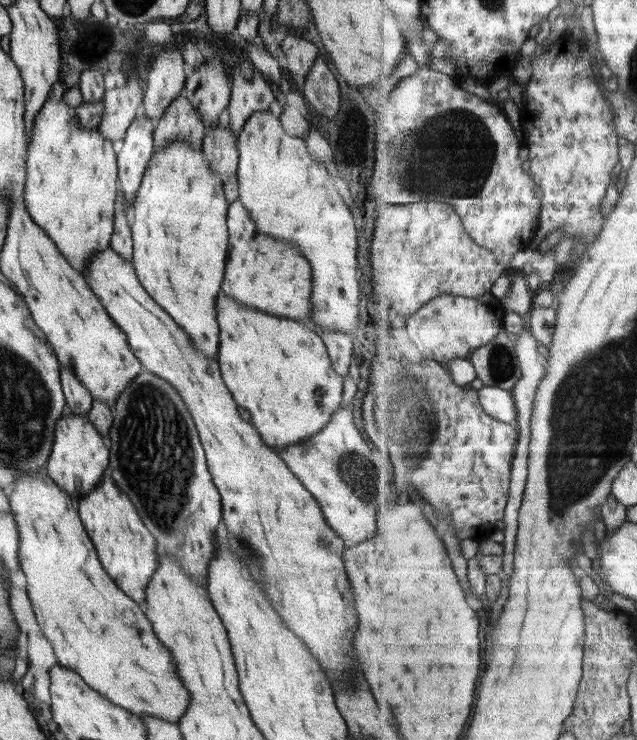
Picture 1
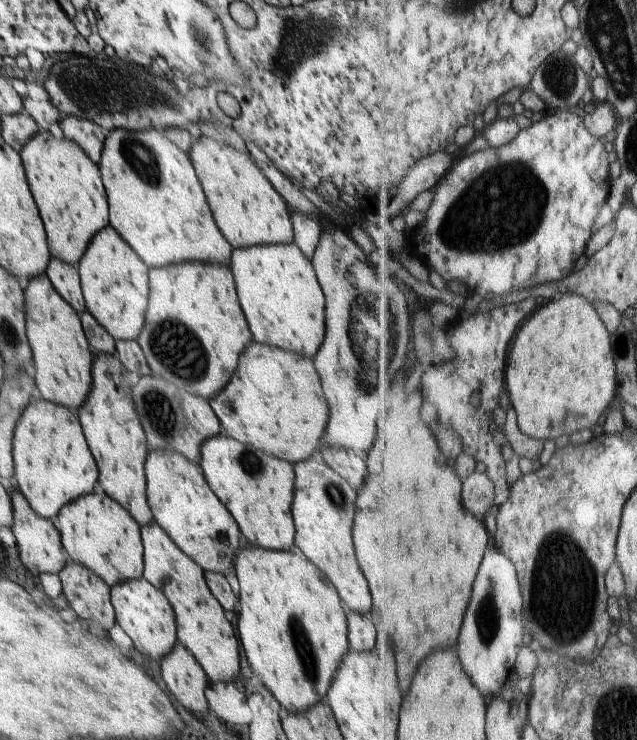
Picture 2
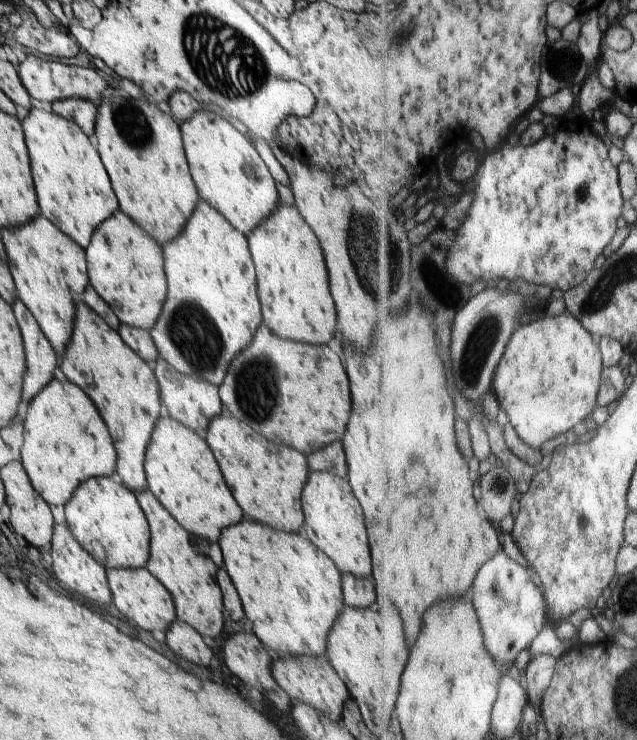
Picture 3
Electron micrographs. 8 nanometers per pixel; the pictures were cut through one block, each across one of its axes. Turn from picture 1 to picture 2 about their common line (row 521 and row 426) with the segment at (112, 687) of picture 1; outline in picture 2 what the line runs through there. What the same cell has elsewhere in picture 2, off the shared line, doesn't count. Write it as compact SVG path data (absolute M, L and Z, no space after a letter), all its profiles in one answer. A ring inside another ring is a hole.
M32 400L22 411L16 428L14 429L13 463L14 476L18 482L17 490L28 500L32 510L44 518L54 518L60 509L68 502L94 490L94 484L99 477L99 470L95 458L88 448L84 430L79 421L78 413L66 406L44 400Z

